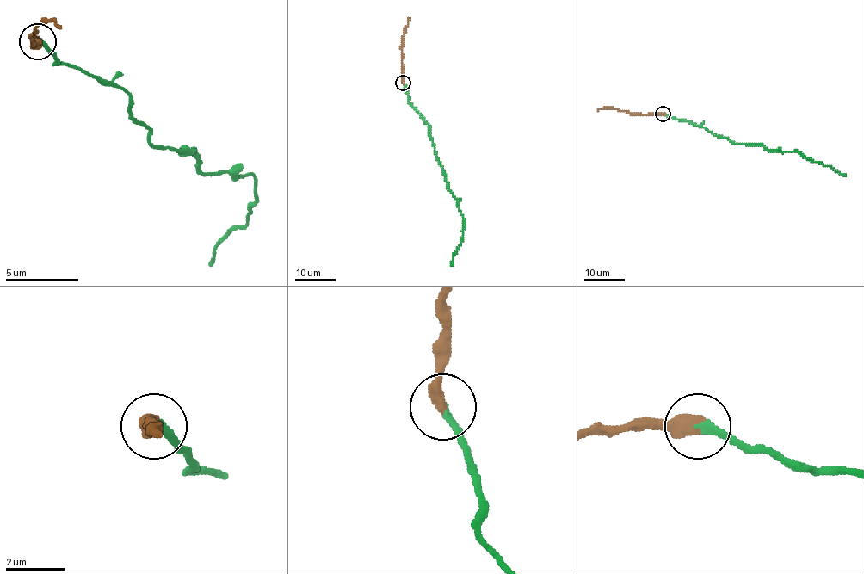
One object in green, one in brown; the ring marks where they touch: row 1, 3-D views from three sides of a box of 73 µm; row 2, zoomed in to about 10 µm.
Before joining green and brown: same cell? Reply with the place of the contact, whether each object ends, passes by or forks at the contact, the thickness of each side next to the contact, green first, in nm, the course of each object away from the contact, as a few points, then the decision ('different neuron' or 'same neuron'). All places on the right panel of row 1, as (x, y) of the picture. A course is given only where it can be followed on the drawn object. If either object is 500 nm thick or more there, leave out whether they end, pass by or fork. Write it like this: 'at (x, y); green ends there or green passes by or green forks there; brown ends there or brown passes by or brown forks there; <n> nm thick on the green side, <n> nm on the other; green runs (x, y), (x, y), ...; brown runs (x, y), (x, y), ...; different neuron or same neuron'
at (663, 114); 240 nm thick on the green side, 550 nm on the other; green runs (663, 114), (700, 125), (734, 143), (760, 144), (768, 150), (798, 152), (846, 175); brown runs (663, 114), (631, 114), (608, 108), (597, 110); different neuron

